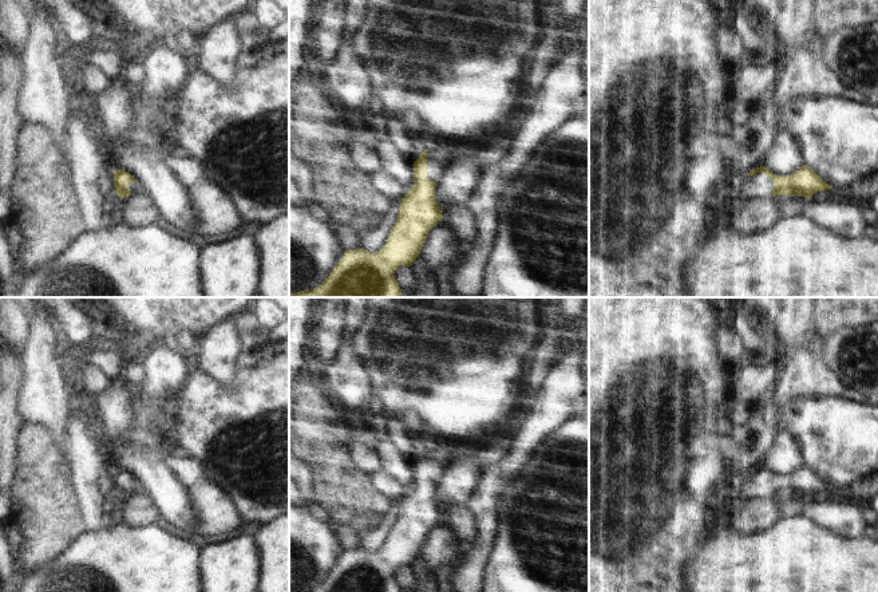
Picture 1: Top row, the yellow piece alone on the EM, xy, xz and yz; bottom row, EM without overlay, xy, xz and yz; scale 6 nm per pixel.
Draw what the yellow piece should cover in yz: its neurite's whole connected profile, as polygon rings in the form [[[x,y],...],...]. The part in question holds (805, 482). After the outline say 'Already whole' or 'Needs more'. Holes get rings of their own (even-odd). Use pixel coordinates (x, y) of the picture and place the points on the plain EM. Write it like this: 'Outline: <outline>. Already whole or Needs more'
Outline: [[[806,465],[790,475],[778,475],[766,466],[760,466],[747,473],[741,482],[735,486],[728,502],[731,508],[735,508],[750,500],[764,500],[780,494],[811,500],[815,493],[827,489],[831,489],[831,486]]]. Needs more.

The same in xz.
Outline: [[[438,442],[414,462],[414,486],[402,498],[398,520],[379,552],[345,550],[321,585],[298,592],[402,592],[393,576],[396,568],[412,565],[428,532],[443,518],[435,501],[436,481],[448,459],[443,451]]]. Needs more.

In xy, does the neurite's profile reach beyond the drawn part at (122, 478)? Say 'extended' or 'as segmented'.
extended

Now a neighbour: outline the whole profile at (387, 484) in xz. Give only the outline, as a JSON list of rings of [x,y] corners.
[[[380,470],[373,475],[375,486],[392,500],[403,498],[412,488],[403,486],[393,475]]]

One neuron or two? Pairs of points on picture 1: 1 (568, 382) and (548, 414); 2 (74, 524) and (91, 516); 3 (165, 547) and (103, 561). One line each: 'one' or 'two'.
1: one
2: two
3: one

